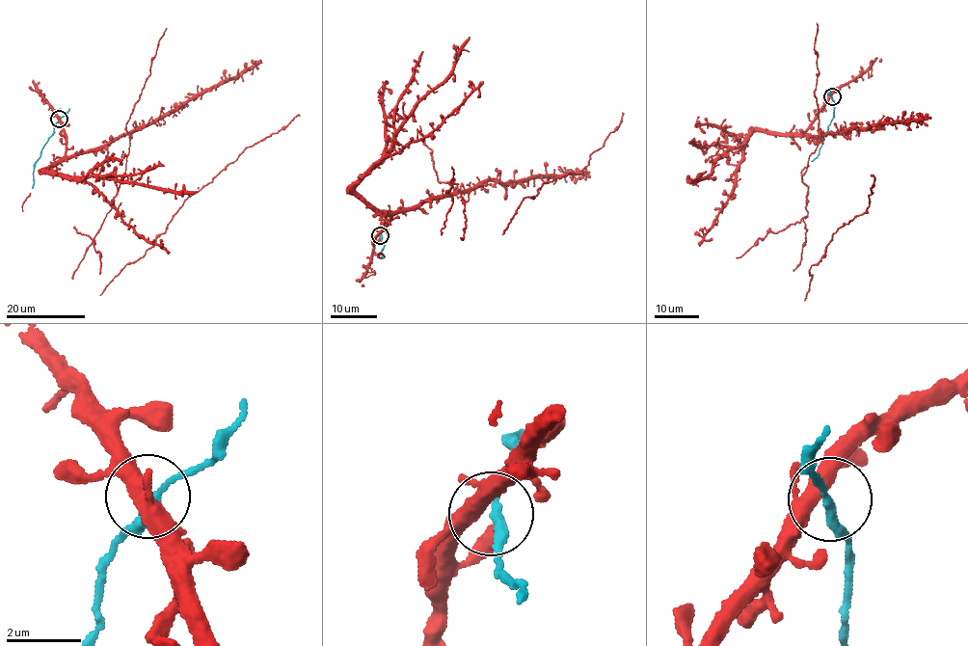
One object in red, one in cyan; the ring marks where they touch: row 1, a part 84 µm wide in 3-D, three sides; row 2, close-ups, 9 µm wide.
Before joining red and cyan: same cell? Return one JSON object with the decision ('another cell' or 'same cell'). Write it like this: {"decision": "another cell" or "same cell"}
{"decision": "same cell"}

